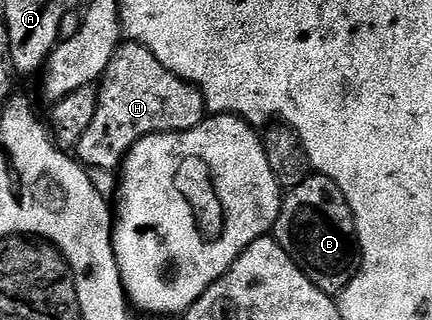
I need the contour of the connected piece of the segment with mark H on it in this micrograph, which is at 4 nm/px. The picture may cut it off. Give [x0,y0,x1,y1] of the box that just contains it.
[76,41,208,171]

